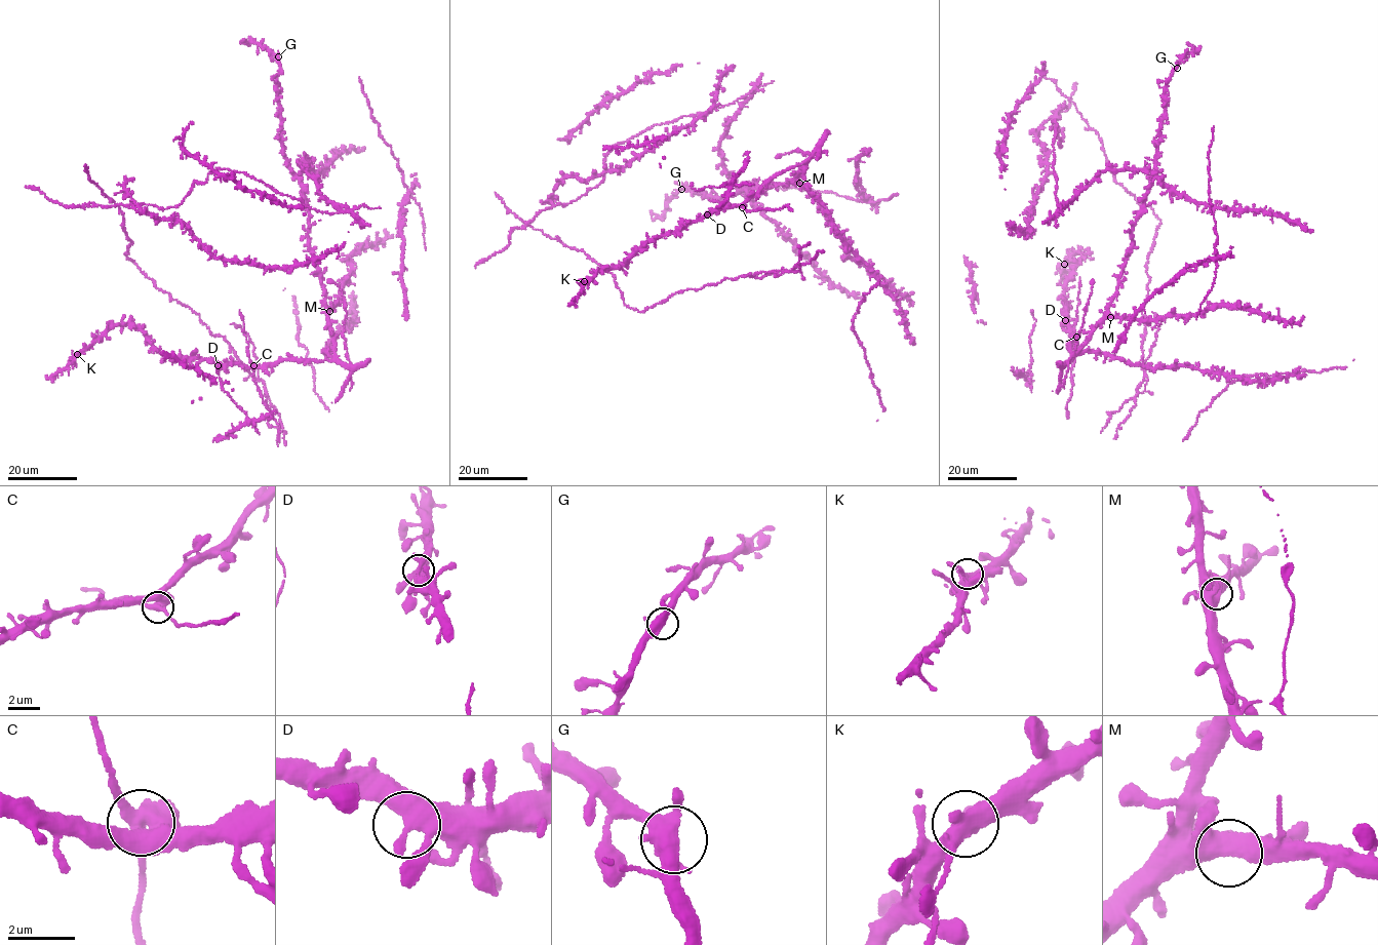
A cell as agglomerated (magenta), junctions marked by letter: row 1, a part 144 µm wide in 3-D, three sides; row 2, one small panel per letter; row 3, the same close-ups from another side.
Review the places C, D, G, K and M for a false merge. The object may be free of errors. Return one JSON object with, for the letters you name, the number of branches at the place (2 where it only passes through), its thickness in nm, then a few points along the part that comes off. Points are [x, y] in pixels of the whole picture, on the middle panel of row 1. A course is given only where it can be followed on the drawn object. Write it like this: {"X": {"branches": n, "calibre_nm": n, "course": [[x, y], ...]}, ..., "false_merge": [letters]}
{"C": {"branches": 3, "calibre_nm": 440}, "false_merge": ["C"]}

